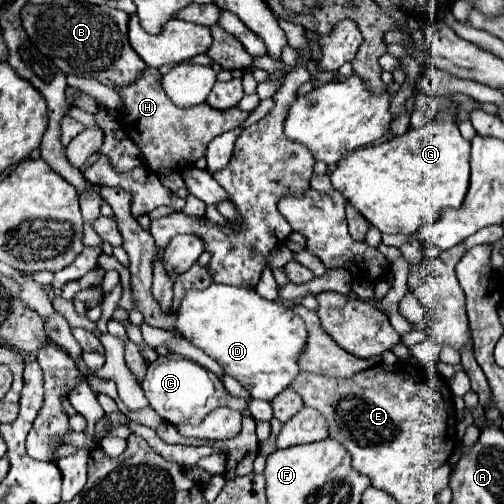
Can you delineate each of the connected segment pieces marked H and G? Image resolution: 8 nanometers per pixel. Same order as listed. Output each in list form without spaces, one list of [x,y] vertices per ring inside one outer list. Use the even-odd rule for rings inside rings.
[[[148,68],[136,82],[134,86],[122,88],[120,96],[124,100],[122,108],[122,124],[132,142],[140,148],[144,154],[144,160],[152,170],[160,168],[178,168],[182,162],[184,166],[192,166],[198,158],[206,154],[208,144],[232,130],[242,126],[242,122],[248,118],[248,112],[234,108],[234,110],[212,110],[208,104],[192,106],[192,108],[178,108],[172,104],[172,100],[164,94],[160,86],[160,72]]]
[[[452,112],[440,114],[424,128],[410,128],[392,140],[358,148],[344,156],[330,174],[332,188],[338,190],[374,228],[384,234],[414,234],[420,228],[438,220],[444,208],[462,204],[470,184],[470,144],[462,138],[458,126],[452,122]]]

